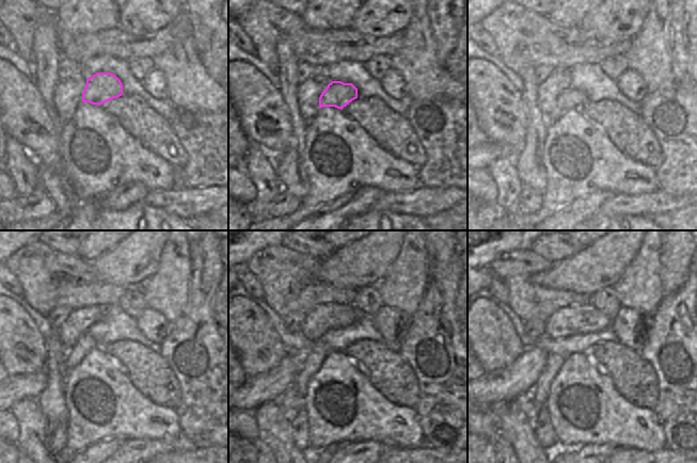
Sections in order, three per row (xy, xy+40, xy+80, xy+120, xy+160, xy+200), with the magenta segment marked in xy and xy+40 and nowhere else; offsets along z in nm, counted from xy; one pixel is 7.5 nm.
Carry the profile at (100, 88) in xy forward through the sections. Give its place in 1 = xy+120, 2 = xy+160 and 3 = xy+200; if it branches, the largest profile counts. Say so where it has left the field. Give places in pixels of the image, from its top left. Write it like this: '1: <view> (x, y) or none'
1: xy+120 (74, 356)
2: xy+160 (312, 361)
3: xy+200 (531, 402)

